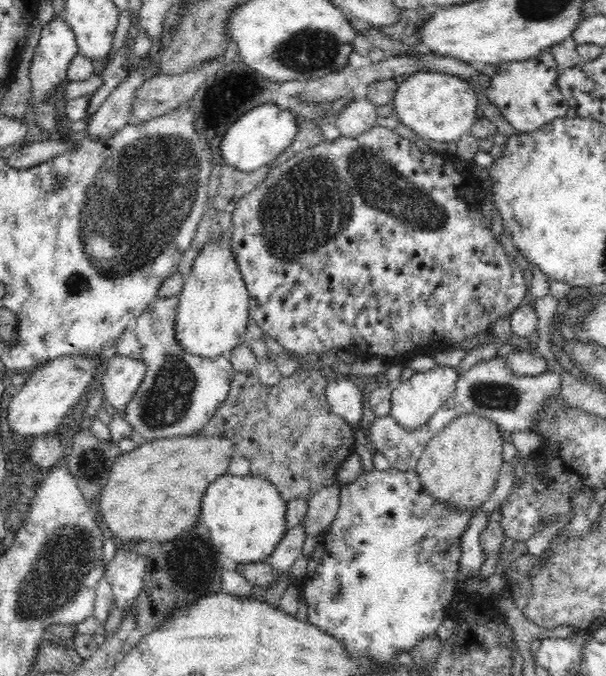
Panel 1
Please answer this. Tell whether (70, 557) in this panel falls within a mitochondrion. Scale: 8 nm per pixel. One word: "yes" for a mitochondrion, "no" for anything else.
yes

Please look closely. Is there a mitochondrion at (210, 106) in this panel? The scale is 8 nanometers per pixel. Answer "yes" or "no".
yes

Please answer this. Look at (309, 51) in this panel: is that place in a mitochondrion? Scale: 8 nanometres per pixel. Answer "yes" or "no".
yes

